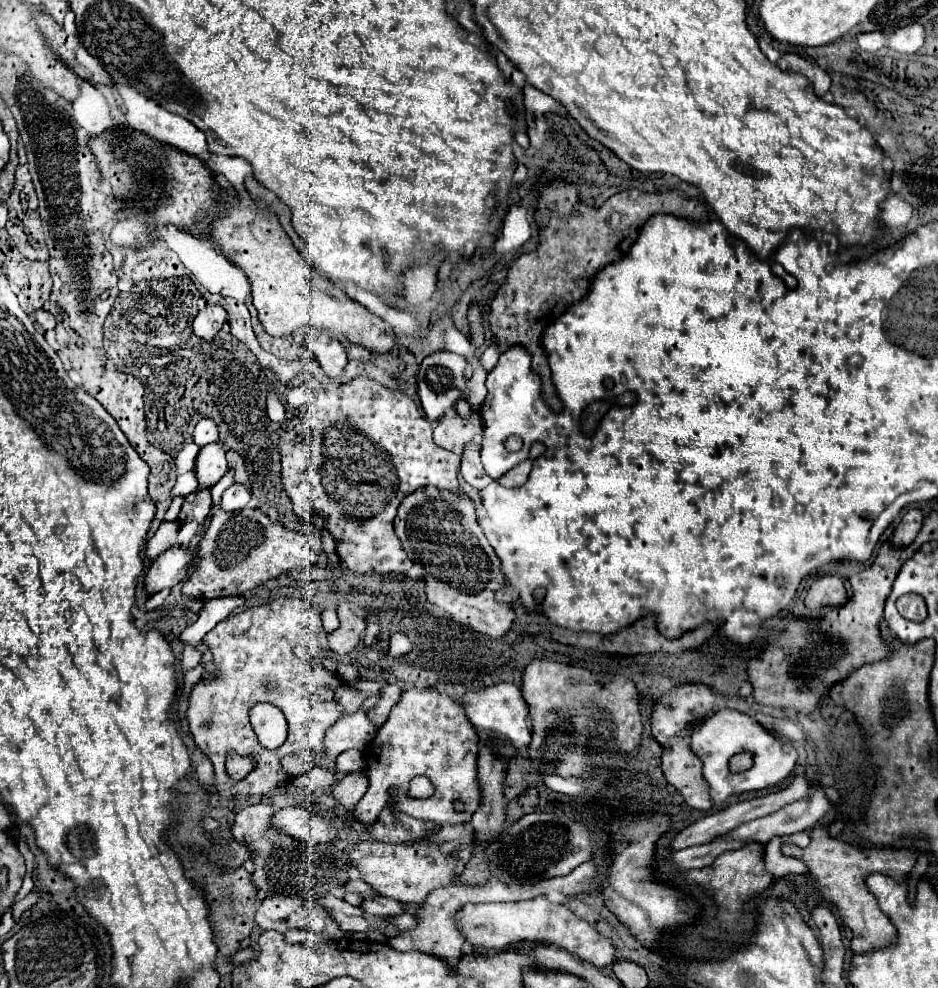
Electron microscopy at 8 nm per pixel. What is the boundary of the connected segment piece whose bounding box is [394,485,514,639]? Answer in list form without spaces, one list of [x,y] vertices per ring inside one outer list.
[[[434,485],[418,487],[400,503],[394,529],[404,551],[414,555],[414,563],[420,563],[424,569],[426,597],[430,603],[448,611],[454,621],[492,639],[502,637],[510,629],[514,621],[512,605],[494,599],[494,593],[504,587],[506,579],[492,545],[478,525],[472,499],[466,493],[438,489]]]

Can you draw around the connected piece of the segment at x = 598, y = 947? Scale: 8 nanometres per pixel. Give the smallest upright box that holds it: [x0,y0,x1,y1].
[456,897,616,969]

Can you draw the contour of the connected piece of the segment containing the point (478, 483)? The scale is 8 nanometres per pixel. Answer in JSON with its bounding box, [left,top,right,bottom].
[462,443,490,489]

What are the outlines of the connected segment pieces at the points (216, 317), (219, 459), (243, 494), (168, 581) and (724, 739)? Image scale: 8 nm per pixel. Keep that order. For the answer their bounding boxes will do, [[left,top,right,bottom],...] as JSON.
[[194,305,228,341],[194,443,228,489],[220,483,250,511],[144,547,192,595],[692,709,798,807]]

